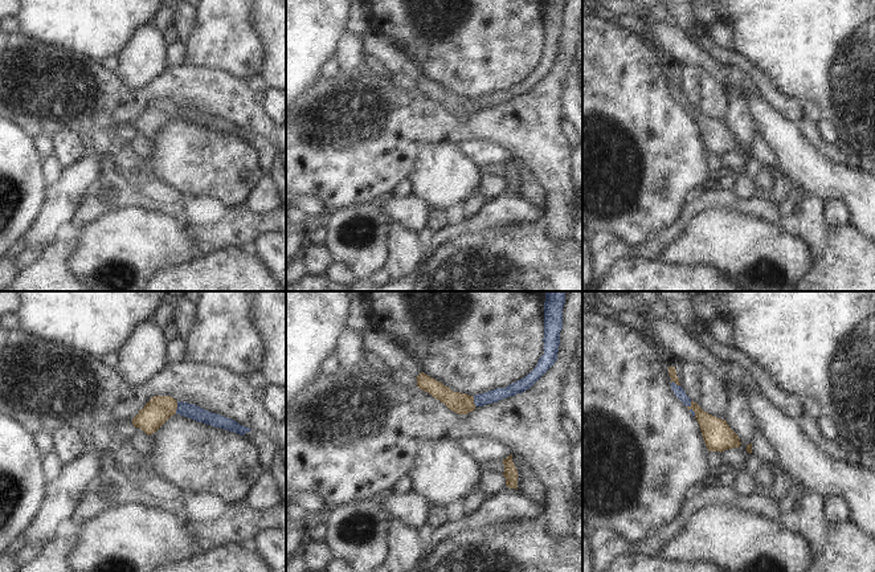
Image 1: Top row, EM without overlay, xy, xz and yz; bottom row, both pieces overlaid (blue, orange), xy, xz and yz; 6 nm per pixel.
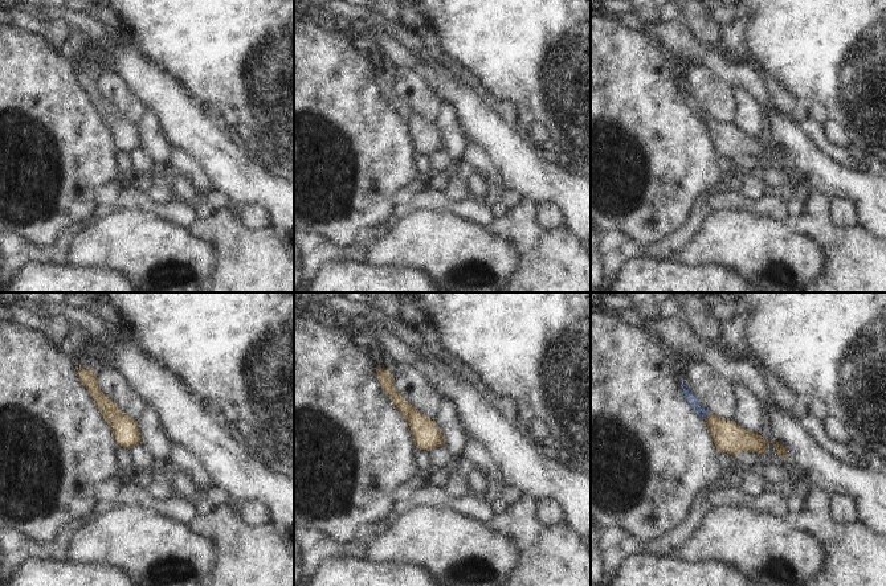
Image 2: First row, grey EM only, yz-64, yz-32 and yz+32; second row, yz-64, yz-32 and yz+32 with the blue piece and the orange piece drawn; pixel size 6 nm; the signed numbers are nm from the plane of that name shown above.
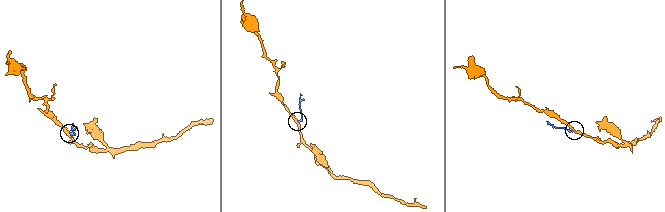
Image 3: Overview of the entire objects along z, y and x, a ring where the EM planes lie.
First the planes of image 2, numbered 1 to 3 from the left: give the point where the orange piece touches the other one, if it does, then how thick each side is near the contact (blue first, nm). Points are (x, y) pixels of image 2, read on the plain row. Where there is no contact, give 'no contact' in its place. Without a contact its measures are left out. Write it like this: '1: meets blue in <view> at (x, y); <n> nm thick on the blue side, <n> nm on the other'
1: no contact
2: no contact
3: meets blue in yz+32 at (707, 119); 70 nm thick on the blue side, 190 nm on the other

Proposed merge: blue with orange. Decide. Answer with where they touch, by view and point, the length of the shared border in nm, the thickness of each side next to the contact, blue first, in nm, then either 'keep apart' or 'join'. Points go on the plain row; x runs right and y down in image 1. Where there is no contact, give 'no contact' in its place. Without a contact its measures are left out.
contact xy (178, 111); length 80 nm; calibres 90 and 160 nm; join

